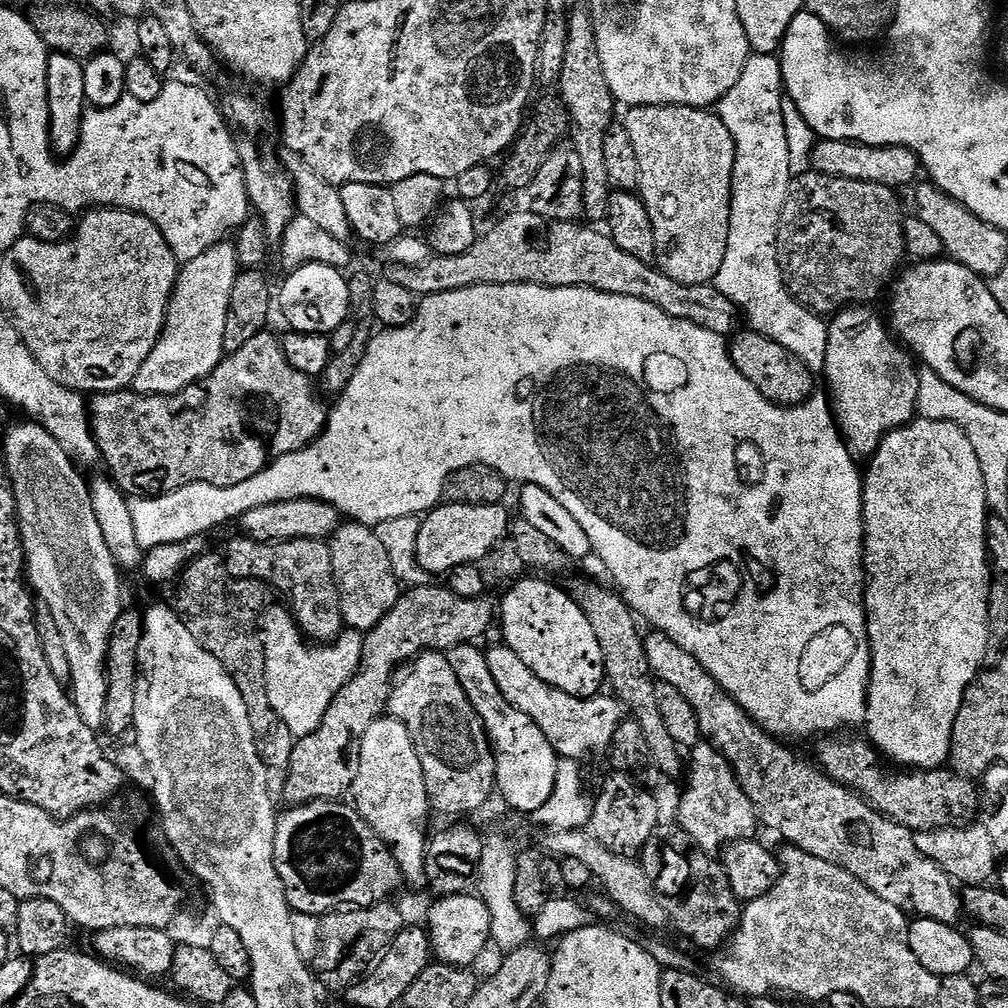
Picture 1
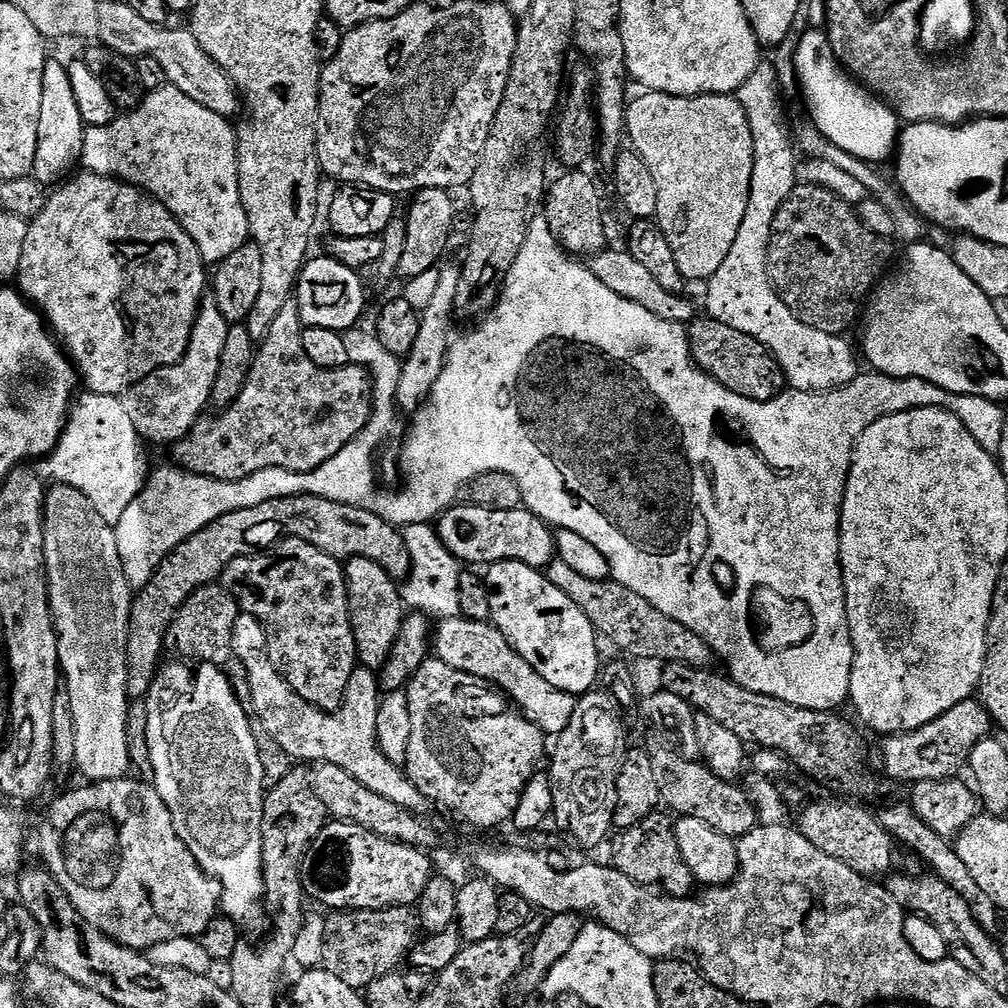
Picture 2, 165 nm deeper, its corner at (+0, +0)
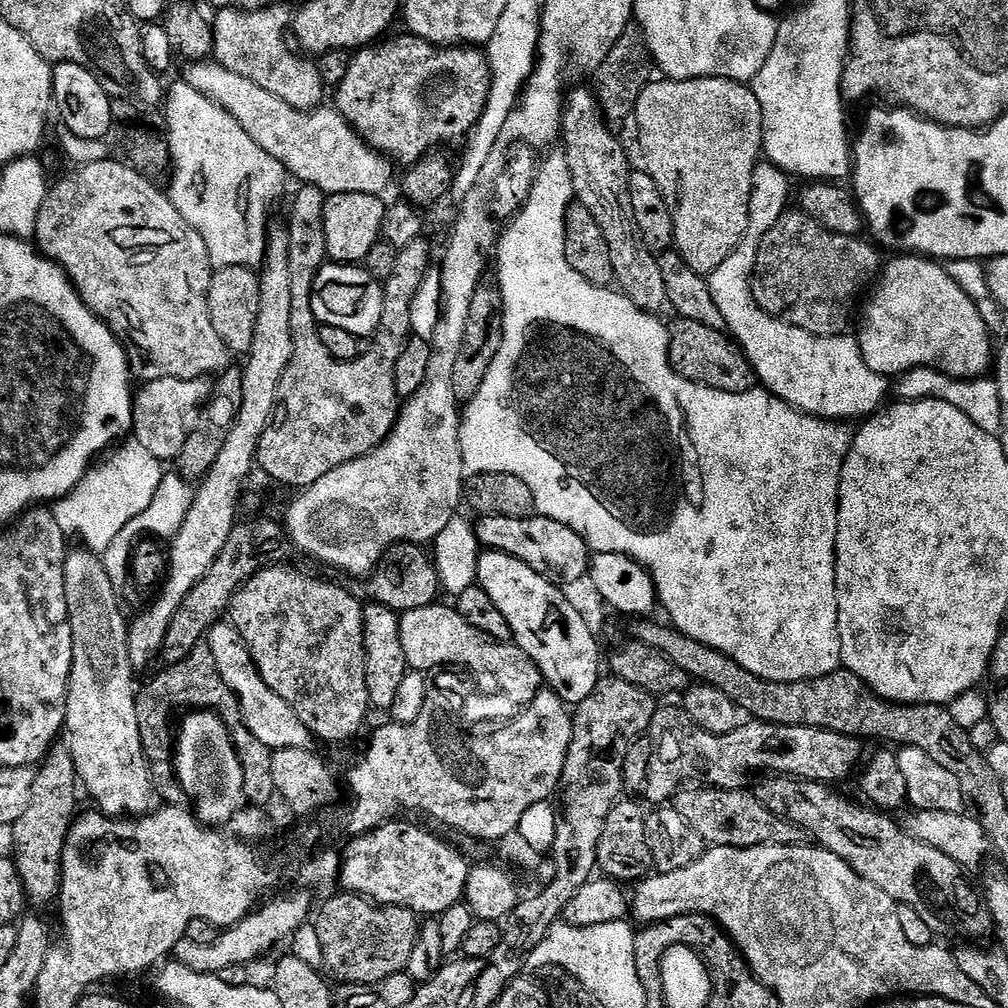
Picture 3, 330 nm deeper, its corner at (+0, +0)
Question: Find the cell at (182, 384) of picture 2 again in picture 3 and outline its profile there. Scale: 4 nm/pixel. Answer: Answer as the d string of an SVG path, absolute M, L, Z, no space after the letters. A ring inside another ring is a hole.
M158 378L149 380L135 393L132 401L132 436L161 462L173 461L196 428L200 411L208 402L210 384L207 379L183 380Z

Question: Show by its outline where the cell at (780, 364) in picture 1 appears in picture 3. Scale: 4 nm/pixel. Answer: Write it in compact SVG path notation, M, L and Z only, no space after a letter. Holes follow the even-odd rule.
M679 318L673 321L673 324L667 325L668 361L679 376L695 384L717 388L730 394L748 392L757 387L756 372L735 340L717 328L702 326L702 322L690 322Z

